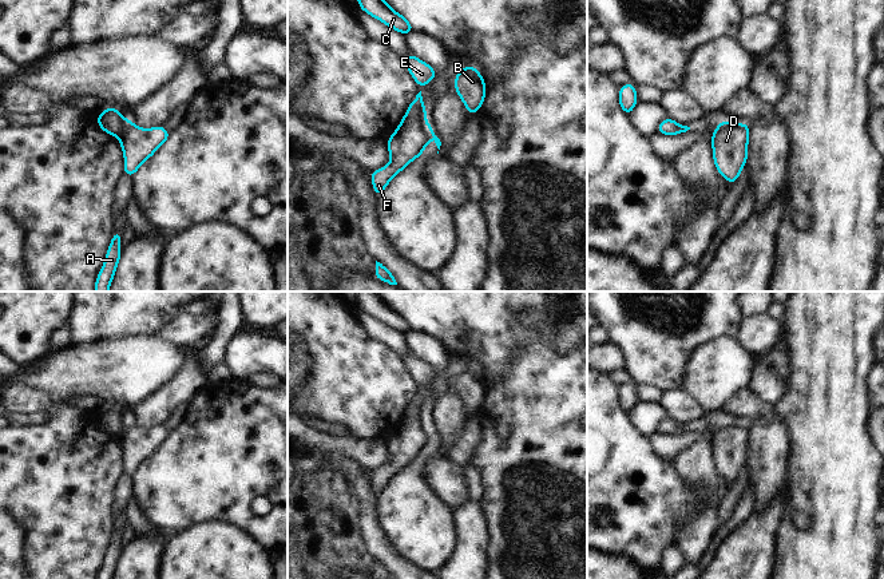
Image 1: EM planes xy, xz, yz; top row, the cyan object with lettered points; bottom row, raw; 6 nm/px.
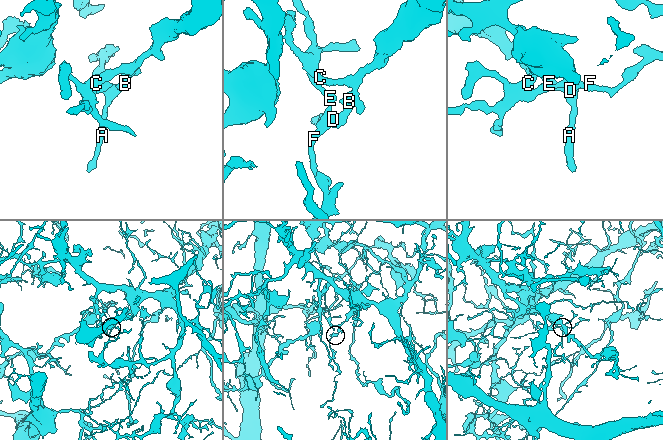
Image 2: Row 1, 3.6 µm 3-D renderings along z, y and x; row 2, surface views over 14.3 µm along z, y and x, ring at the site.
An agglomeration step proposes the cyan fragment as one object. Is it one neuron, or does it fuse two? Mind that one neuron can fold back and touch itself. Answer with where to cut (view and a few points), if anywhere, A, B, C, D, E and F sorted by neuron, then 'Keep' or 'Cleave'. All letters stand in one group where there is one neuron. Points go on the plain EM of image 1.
Split along xy (130, 420), (118, 436). Groups: A B C D / E F. Cleave.

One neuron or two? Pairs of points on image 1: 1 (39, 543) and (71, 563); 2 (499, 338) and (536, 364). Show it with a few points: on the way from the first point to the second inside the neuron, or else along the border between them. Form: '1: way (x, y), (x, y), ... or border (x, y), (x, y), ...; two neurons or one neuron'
1: way (47, 543), (51, 543), (63, 555); one neuron
2: way (499, 352), (510, 365), (523, 365); one neuron

